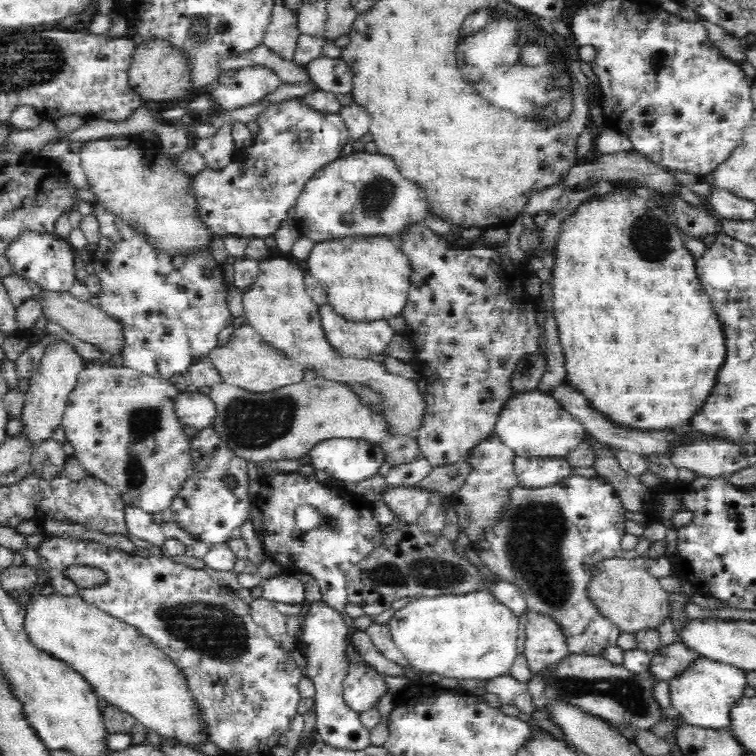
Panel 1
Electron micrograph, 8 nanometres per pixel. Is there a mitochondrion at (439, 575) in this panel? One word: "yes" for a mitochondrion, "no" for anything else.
yes

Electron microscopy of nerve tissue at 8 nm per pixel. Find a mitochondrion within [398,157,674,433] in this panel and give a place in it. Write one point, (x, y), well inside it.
(649, 239)

